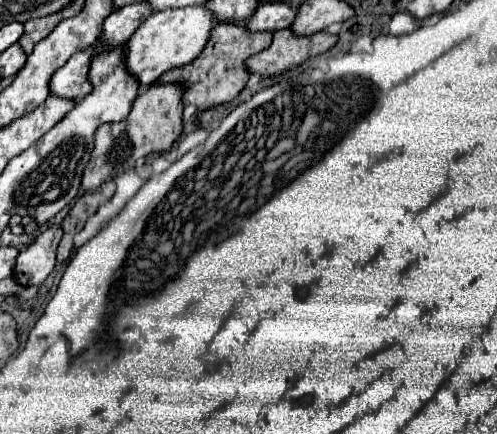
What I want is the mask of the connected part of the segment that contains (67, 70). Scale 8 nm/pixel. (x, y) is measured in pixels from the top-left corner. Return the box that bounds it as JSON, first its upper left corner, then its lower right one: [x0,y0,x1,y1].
[51,47,93,99]

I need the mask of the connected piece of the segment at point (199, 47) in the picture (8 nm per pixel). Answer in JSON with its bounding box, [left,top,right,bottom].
[125,5,215,87]

